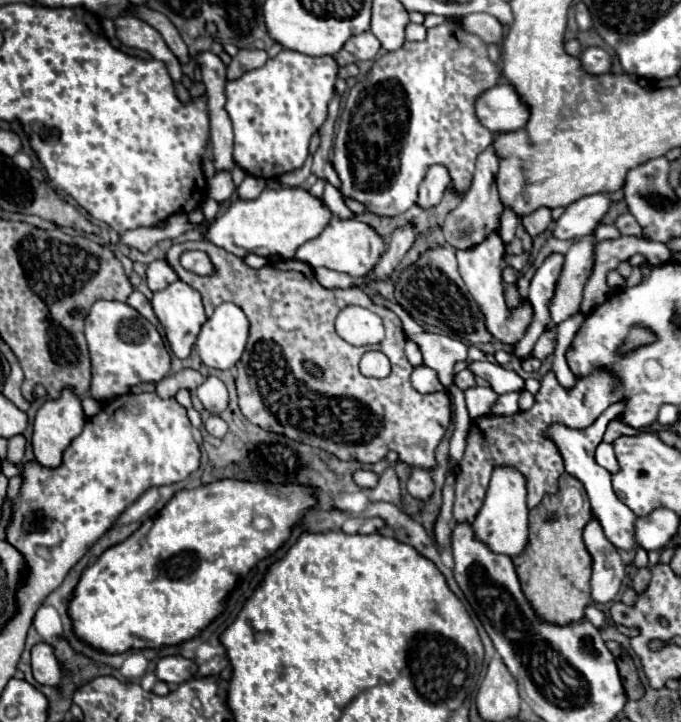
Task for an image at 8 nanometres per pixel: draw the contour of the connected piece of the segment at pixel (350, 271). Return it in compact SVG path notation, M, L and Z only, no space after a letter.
M331 215L329 225L317 237L309 239L305 245L301 245L295 251L295 259L311 265L313 269L327 267L333 271L347 273L351 277L363 277L373 269L373 265L379 261L381 253L383 253L383 241L369 225L359 223L359 221L339 219L337 215Z

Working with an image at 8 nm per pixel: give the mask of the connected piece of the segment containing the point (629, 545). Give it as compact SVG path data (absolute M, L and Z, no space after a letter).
M619 401L615 405L611 405L591 427L583 429L583 431L577 431L577 429L569 429L569 427L563 427L563 425L551 425L549 427L549 437L555 441L555 445L559 447L559 453L565 461L565 471L573 477L577 477L583 485L585 485L585 491L589 495L589 501L591 501L591 511L593 511L593 517L599 521L599 525L603 527L603 533L605 537L619 549L637 549L637 543L635 543L635 537L633 537L633 523L635 523L635 513L613 493L613 485L611 485L611 473L607 469L601 469L601 465L597 465L593 453L597 449L597 445L603 441L603 435L605 435L605 429L609 425L609 421L613 421L617 415L621 415L625 403Z

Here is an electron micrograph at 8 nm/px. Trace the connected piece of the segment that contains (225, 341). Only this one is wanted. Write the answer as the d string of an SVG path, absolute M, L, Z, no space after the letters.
M221 303L211 319L205 321L197 337L201 361L211 369L231 369L245 351L249 319L233 303Z

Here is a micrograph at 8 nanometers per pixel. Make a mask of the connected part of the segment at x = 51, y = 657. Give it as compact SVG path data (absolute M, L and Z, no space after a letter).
M37 643L31 649L33 677L37 683L49 685L49 687L57 687L63 681L63 665L59 663L59 659L53 651L55 649L47 643Z

